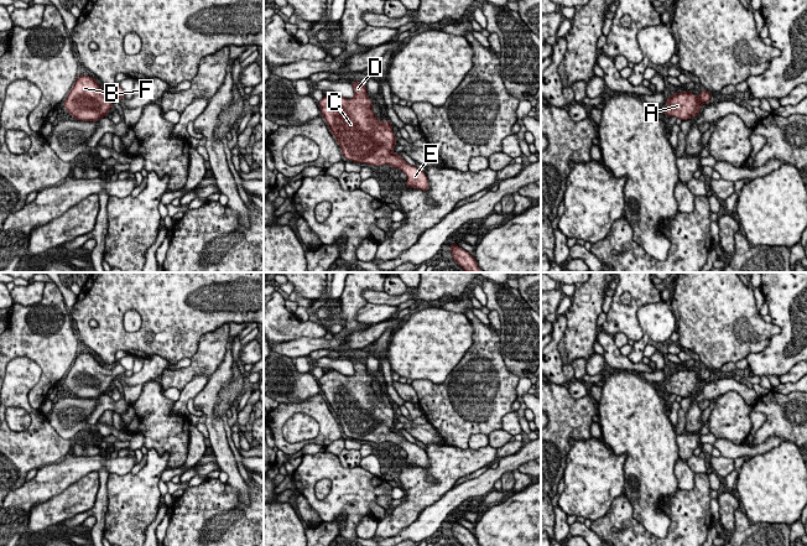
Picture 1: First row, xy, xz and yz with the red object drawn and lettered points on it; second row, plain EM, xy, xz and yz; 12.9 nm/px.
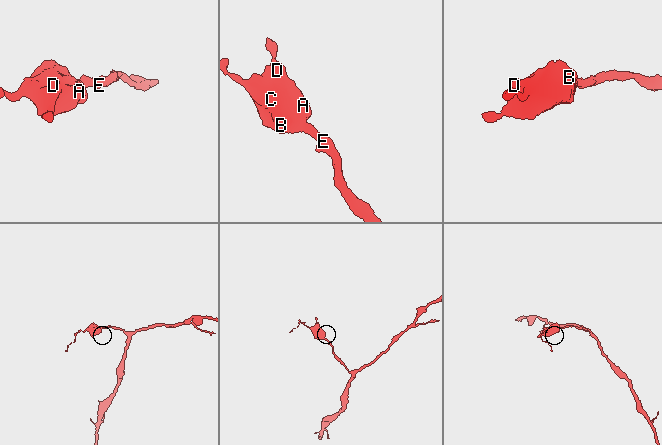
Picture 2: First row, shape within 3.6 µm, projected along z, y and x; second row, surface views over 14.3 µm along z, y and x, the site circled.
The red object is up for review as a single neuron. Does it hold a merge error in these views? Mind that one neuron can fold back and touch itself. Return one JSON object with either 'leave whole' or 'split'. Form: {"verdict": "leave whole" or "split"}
{"verdict": "leave whole"}

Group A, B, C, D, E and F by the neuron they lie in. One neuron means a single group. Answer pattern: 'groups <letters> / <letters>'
groups A B C D E F

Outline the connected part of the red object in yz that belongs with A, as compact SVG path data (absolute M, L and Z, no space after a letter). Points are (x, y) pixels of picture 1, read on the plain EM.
M701 368L698 374L692 369L675 370L667 375L665 392L667 395L675 394L682 399L696 395L701 389L702 381L708 381L710 375L708 368Z

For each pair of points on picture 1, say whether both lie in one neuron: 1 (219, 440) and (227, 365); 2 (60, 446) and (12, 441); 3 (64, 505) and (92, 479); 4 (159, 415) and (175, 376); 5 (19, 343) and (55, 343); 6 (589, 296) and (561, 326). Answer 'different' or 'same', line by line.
1: same
2: same
3: same
4: different
5: same
6: different

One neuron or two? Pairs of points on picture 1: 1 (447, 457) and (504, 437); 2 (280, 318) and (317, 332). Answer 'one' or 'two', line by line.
1: two
2: one

